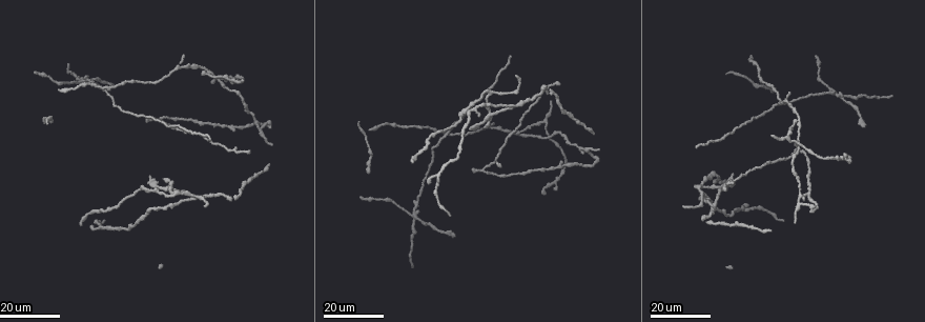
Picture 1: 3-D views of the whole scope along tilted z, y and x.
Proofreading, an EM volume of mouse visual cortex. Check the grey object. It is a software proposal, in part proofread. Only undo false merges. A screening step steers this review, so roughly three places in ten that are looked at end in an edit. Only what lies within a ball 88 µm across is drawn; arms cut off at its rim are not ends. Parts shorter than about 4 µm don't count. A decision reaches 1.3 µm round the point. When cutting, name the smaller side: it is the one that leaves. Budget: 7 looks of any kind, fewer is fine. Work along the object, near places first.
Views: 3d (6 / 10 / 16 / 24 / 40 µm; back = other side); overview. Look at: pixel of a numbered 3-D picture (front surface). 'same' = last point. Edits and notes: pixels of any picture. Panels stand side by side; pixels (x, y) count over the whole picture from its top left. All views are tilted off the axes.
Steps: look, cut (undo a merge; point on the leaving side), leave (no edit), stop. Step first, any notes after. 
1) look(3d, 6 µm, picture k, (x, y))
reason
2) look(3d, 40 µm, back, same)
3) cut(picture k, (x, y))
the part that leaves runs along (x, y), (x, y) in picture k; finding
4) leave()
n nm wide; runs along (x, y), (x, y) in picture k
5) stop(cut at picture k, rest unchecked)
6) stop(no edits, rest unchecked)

look(3d, 16 µm, picture 1, (413, 218))
small branch off a trunk

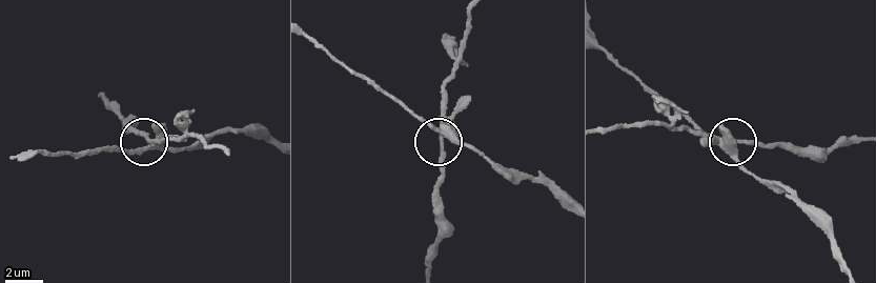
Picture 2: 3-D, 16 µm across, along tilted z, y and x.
look(3d, 10 µm, picture 2, (147, 148))

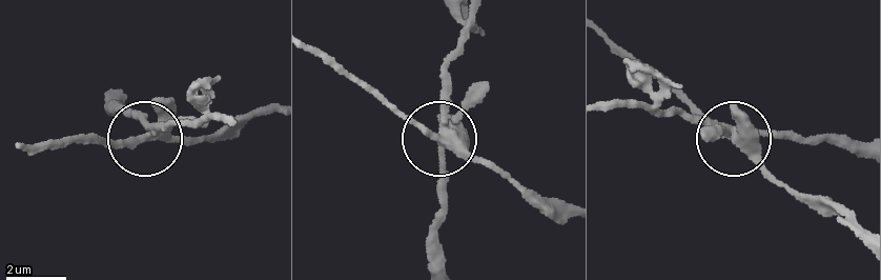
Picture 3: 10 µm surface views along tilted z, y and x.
cut(picture 3, (166, 123))
320 nm wide; the part that leaves runs along (149, 131), (202, 116), (223, 121) in picture 3; a second neuron is stuck on

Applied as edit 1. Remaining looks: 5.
look(overview)

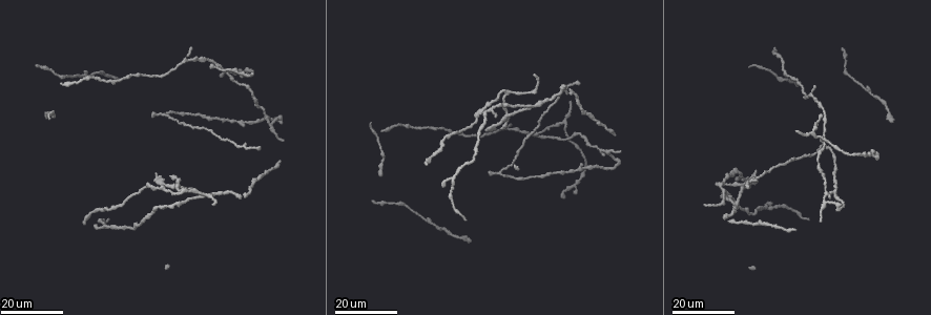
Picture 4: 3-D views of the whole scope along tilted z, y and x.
look(3d, 16 µm, picture 4, (536, 104))
three arms meet

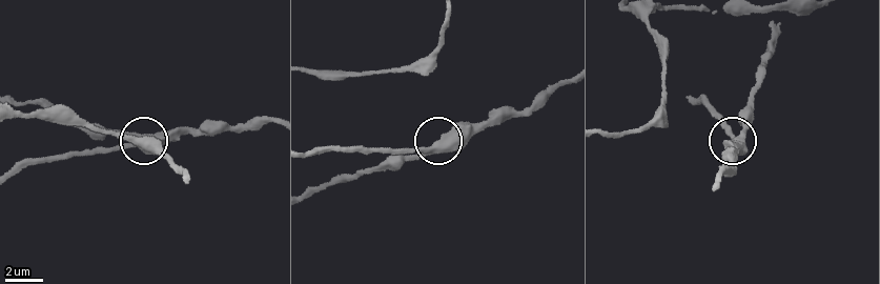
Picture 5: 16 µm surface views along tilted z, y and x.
look(3d, 10 µm, picture 5, (744, 136))

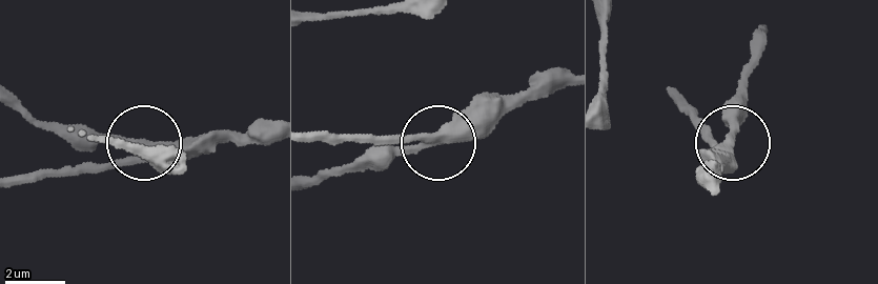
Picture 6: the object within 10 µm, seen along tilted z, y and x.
look(3d, 10 µm, back, picture 6, (435, 140))

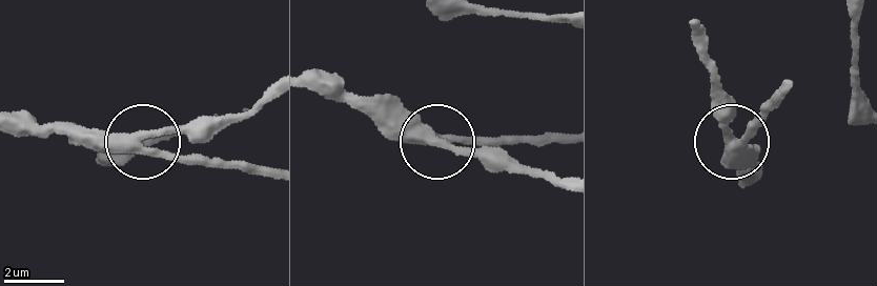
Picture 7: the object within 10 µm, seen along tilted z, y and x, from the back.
leave()
side arm 65 µm; 3 arms; one neuron here

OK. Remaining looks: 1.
stop(cut at picture 3, rest unchecked)

